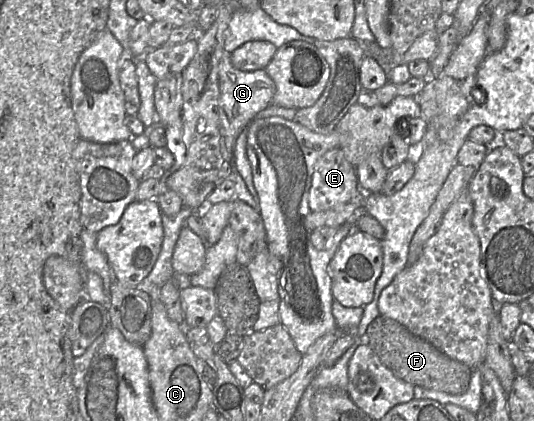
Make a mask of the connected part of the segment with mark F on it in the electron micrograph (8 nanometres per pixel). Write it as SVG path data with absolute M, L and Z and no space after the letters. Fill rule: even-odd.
M379 315L365 330L363 340L396 377L427 389L452 395L464 393L474 369L450 358L428 341L414 335L398 321Z

